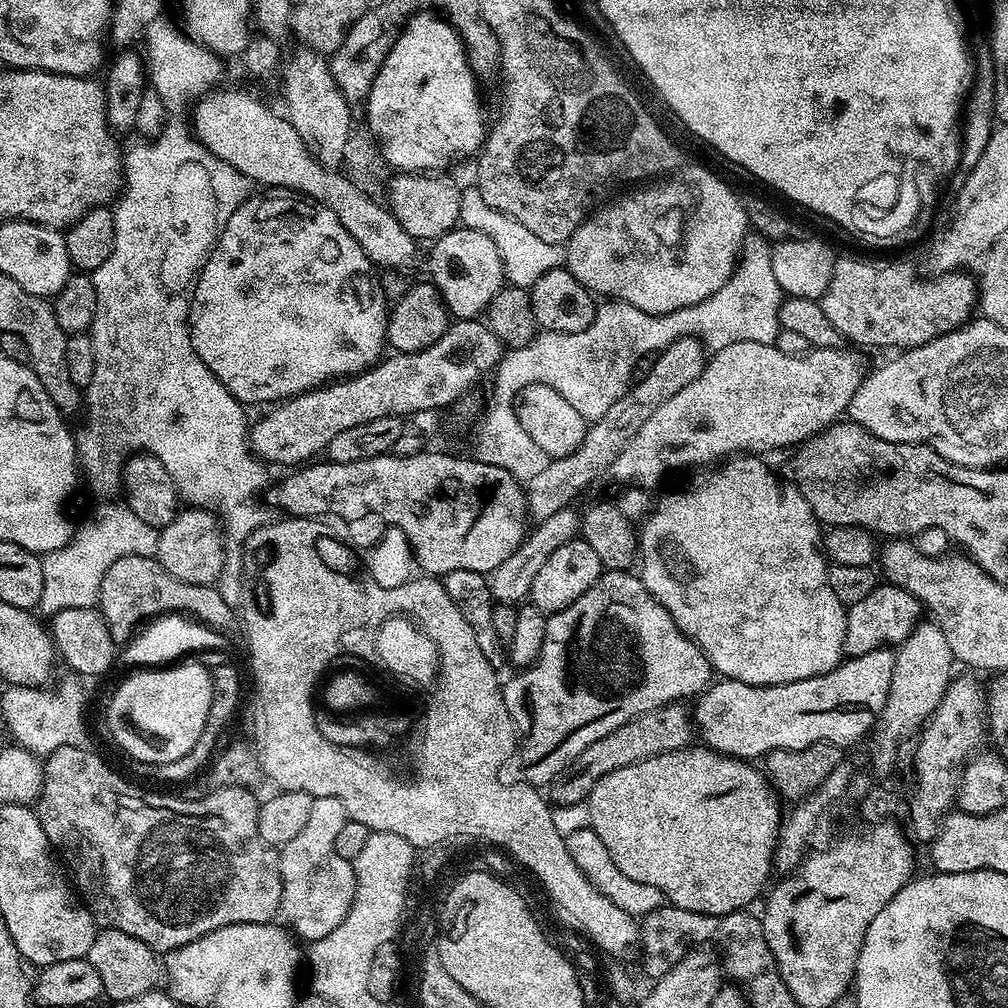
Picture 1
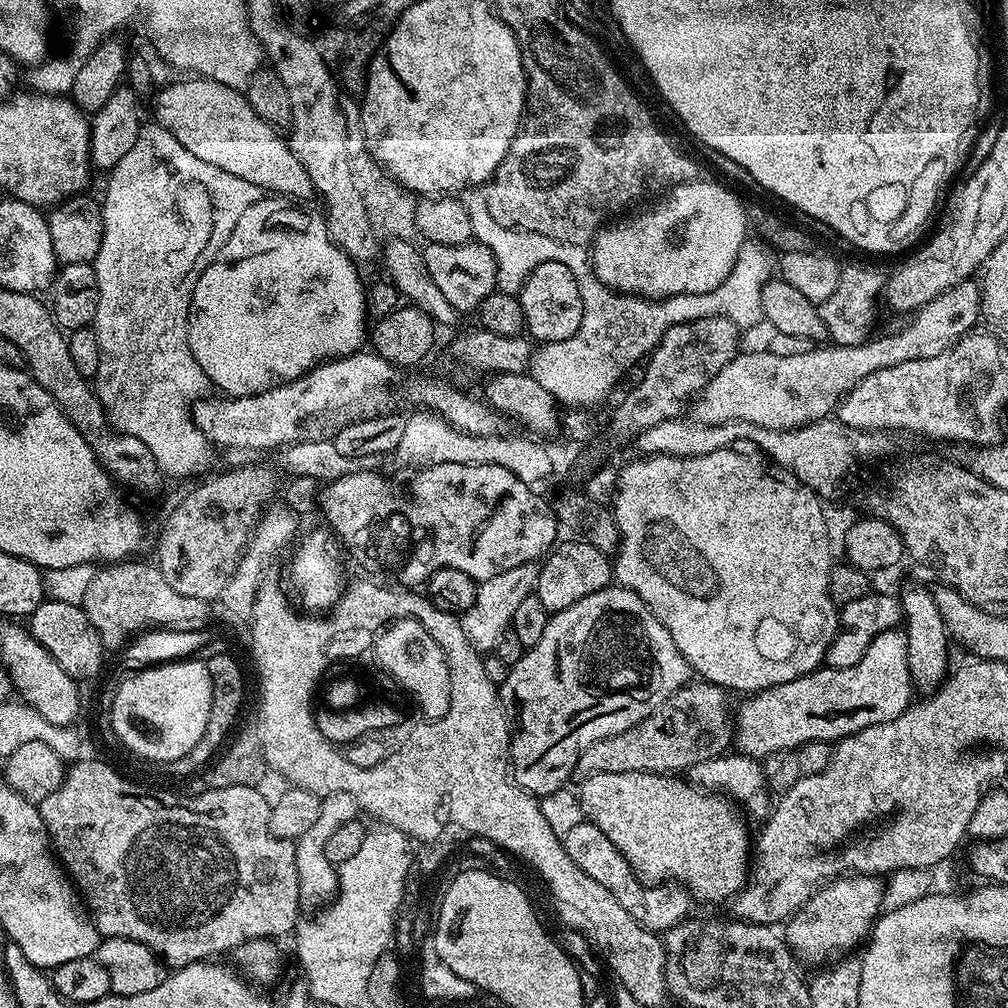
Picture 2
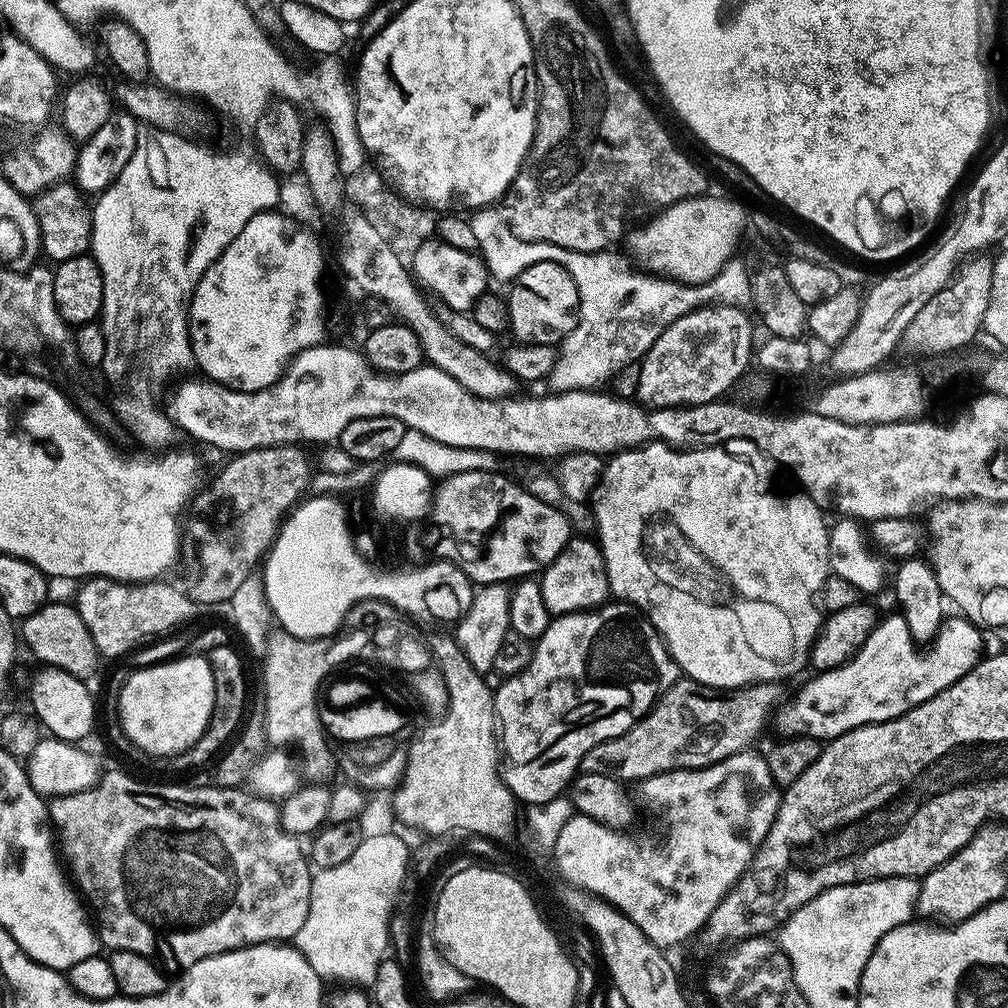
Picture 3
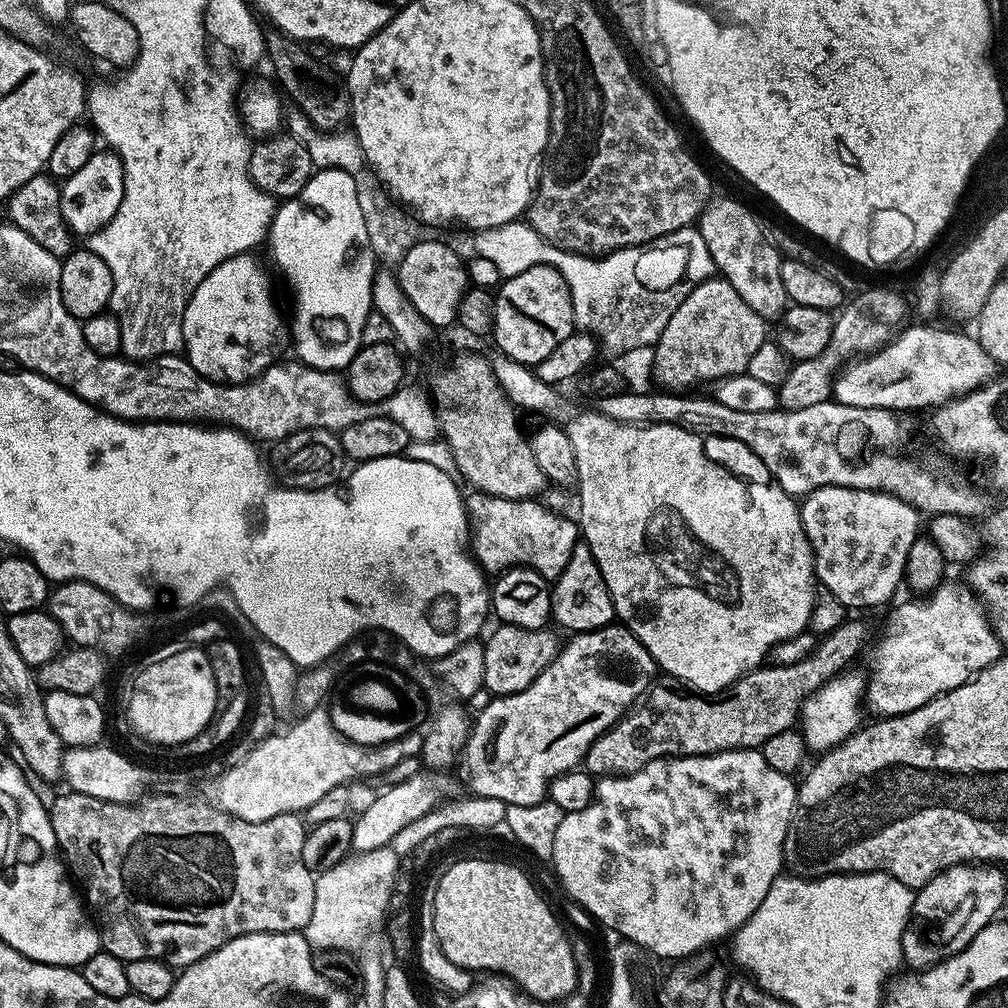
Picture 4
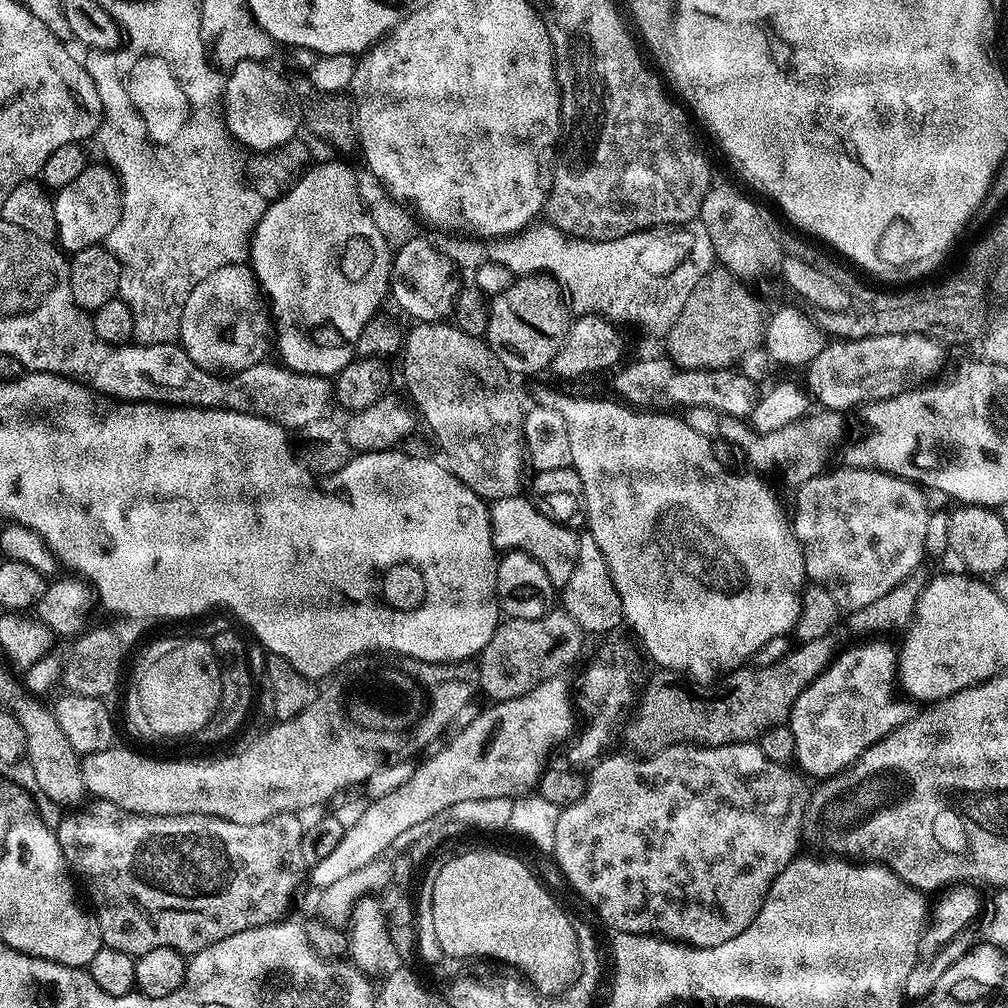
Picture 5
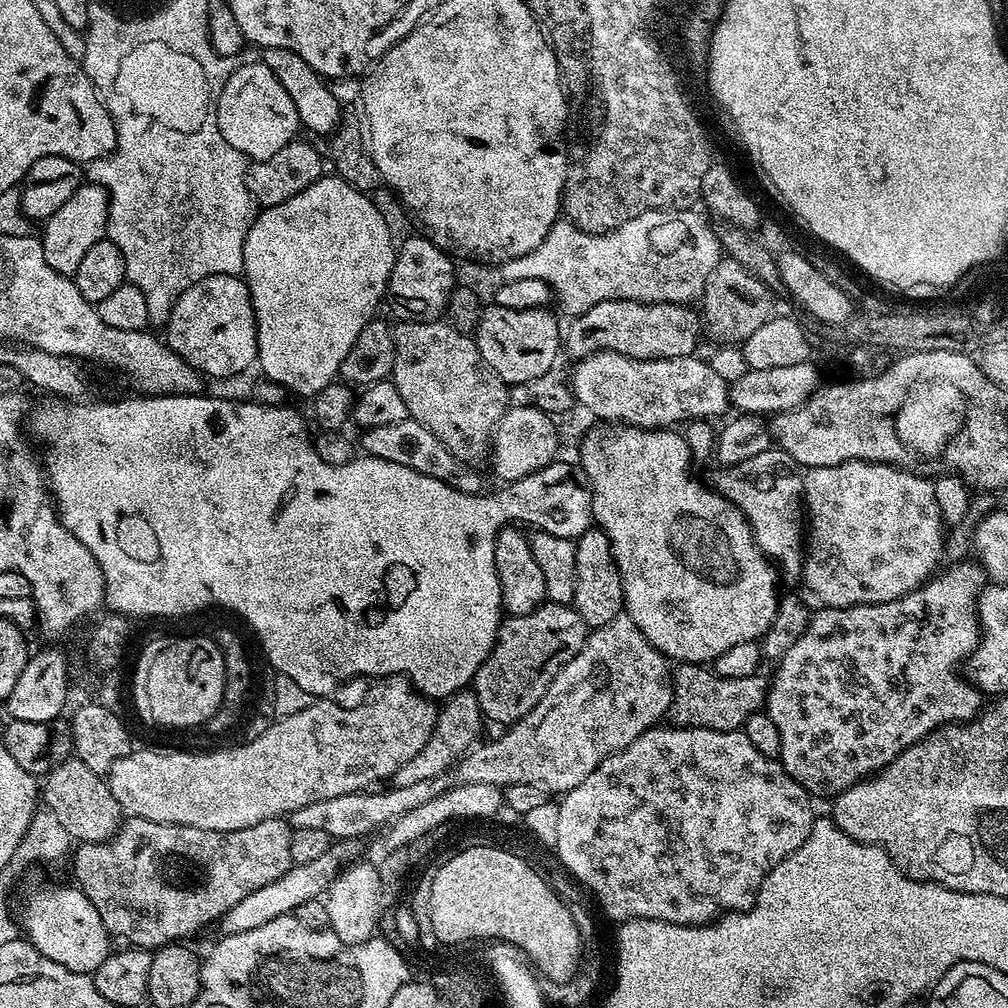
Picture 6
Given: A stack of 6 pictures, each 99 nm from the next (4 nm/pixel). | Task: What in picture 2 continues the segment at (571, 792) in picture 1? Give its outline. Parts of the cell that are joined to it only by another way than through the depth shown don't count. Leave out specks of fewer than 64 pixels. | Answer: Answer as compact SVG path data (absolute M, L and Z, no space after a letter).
M689 682L683 684L678 691L670 694L670 698L666 698L666 702L662 702L662 706L658 706L652 711L649 716L642 718L642 722L638 722L634 726L630 726L630 730L622 730L622 734L614 734L610 738L602 738L598 742L594 742L585 750L576 763L576 772L581 777L592 776L596 772L609 772L610 774L630 774L631 772L658 772L661 774L676 774L679 773L679 768L695 769L697 764L703 764L705 760L713 759L725 751L724 748L733 743L734 740L734 724L730 719L730 708L728 712L728 700L725 689L720 688L717 684L709 684L707 682Z

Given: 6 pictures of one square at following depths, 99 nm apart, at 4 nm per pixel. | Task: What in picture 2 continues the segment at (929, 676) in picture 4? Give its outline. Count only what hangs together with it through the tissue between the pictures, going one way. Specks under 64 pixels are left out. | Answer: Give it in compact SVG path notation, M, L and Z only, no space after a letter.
M903 631L878 634L862 660L848 669L821 666L809 676L753 692L734 712L734 748L737 753L763 758L783 748L810 742L839 742L858 730L893 720L913 703L914 685L906 662Z

